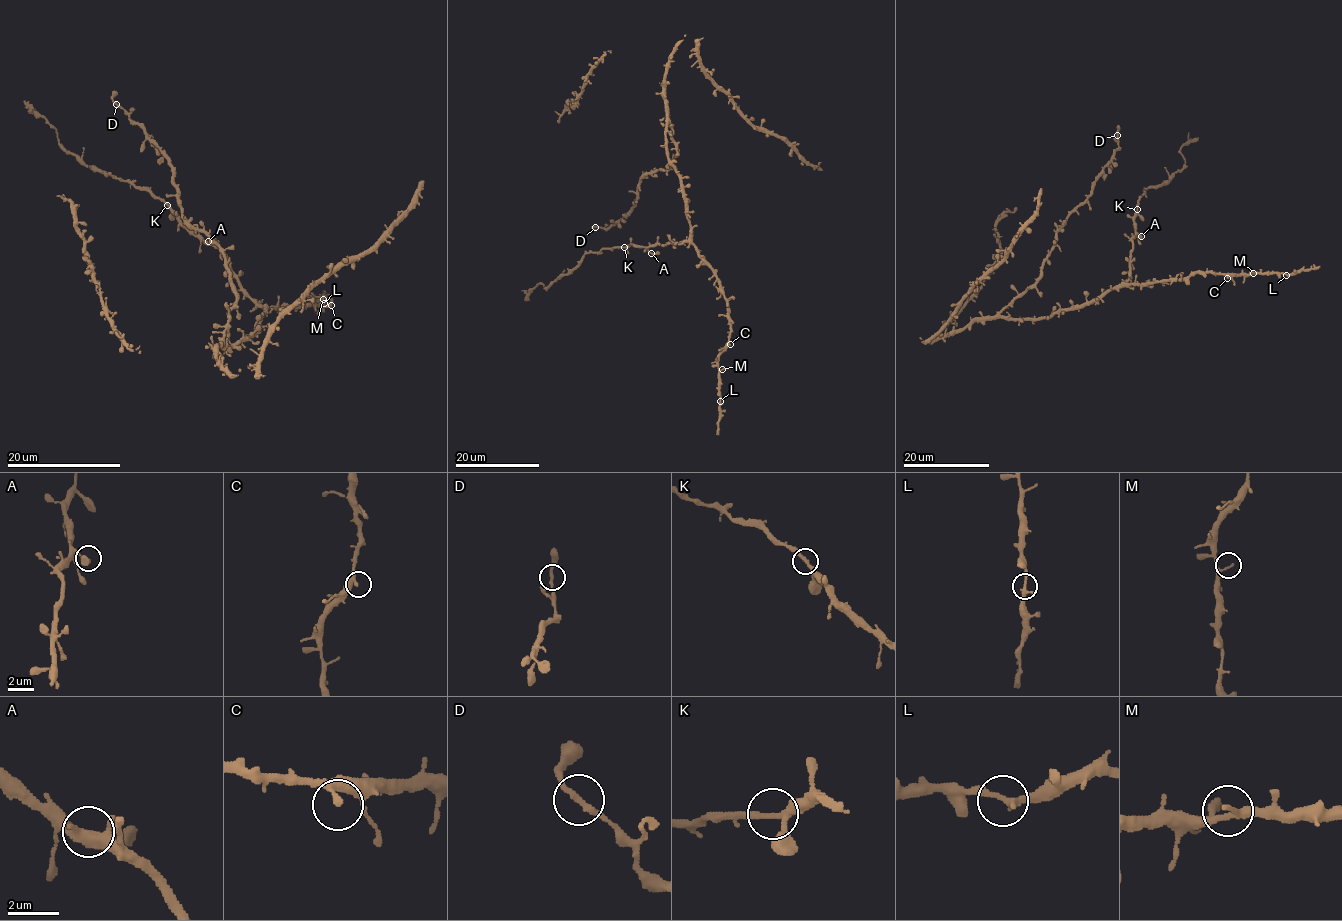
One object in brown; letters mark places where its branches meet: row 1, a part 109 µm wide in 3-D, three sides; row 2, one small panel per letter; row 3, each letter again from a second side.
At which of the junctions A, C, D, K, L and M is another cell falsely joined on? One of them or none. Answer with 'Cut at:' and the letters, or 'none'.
Cut at: none

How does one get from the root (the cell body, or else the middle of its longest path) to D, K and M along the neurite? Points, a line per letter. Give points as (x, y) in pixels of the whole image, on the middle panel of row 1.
D: (668, 150), (666, 112), (677, 151), (672, 163), (644, 175), (635, 204), (618, 222), (595, 227)
K: (668, 150), (669, 163), (680, 180), (680, 192), (690, 225), (689, 238), (666, 245), (624, 246)
M: (668, 150), (680, 180), (690, 243), (726, 300), (730, 334), (719, 356), (722, 369)

